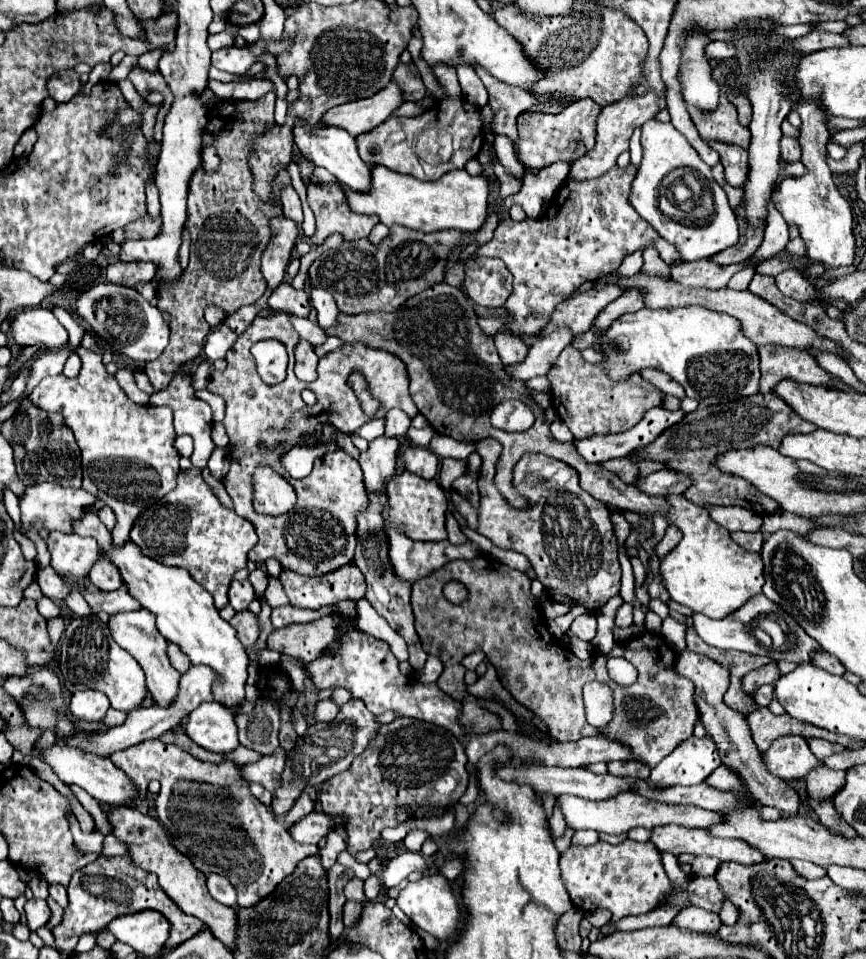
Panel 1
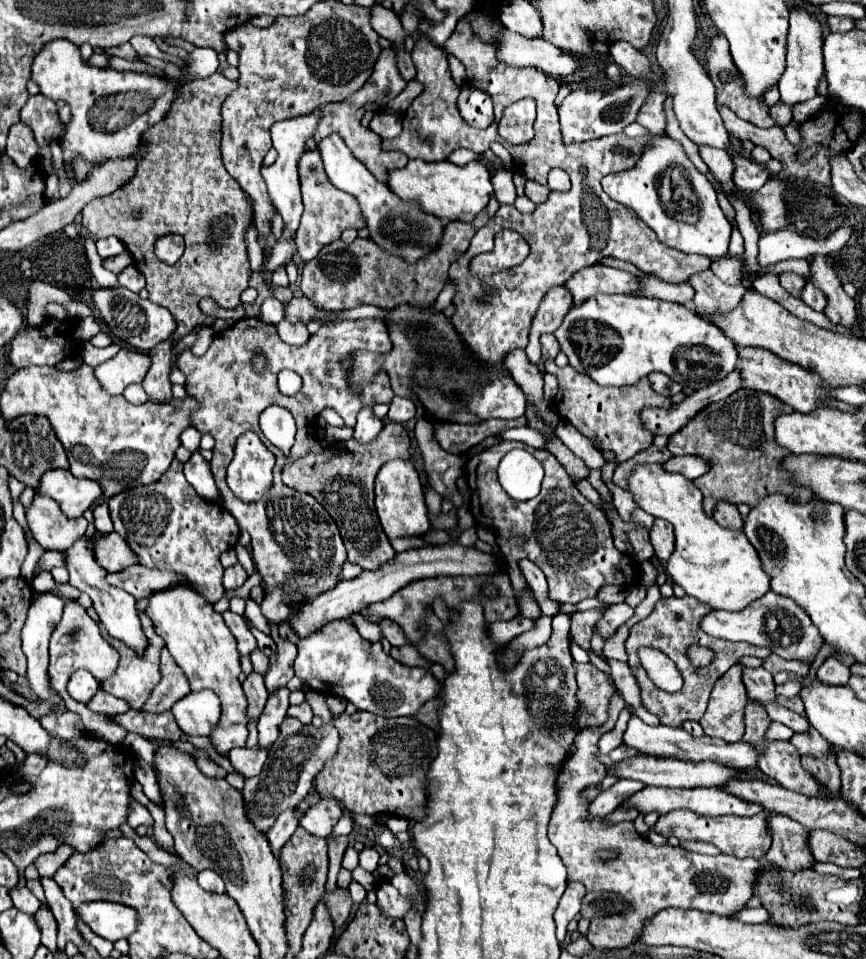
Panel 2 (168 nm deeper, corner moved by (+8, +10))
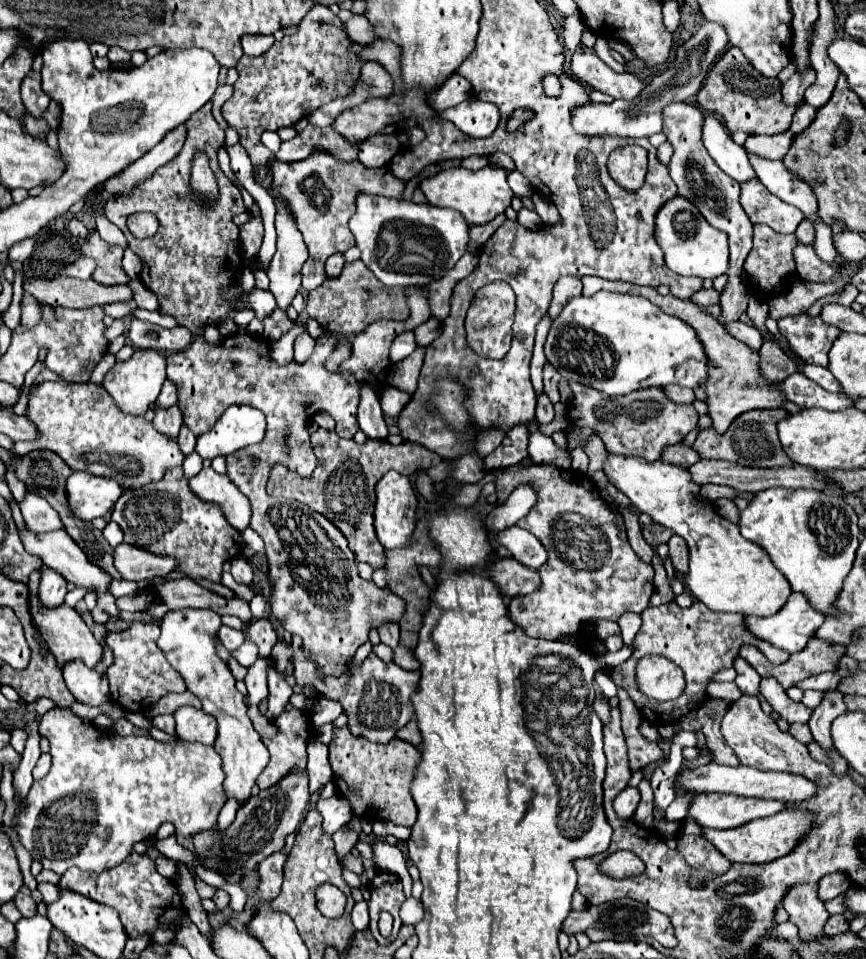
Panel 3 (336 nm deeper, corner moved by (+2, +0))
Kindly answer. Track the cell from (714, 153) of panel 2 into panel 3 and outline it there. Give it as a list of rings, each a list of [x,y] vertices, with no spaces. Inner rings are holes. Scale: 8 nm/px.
[[[787,130],[785,134],[777,134],[777,136],[748,136],[744,148],[750,154],[759,154],[769,160],[781,160],[787,154],[791,142],[793,142],[793,132]]]

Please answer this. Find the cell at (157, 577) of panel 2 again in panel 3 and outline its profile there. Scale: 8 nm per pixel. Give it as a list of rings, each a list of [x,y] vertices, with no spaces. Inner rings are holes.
[[[189,578],[155,584],[153,588],[159,590],[161,602],[167,604],[171,610],[177,610],[177,608],[209,608],[209,610],[217,612],[219,616],[231,614],[231,616],[241,618],[243,622],[253,620],[253,614],[249,610],[249,602],[245,602],[237,596],[227,600],[227,598],[215,594],[215,592],[201,588],[199,584],[195,584]]]

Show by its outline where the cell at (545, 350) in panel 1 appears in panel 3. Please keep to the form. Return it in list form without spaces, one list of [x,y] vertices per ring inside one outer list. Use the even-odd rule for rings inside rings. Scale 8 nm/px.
[[[565,276],[561,280],[557,280],[557,284],[553,286],[553,300],[549,306],[549,314],[551,318],[557,318],[557,314],[563,310],[565,302],[573,296],[581,294],[581,280],[573,278],[573,276]]]

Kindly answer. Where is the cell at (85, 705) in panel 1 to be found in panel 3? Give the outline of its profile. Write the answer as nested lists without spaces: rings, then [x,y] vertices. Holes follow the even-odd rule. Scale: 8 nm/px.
[[[73,660],[73,664],[65,664],[63,678],[75,700],[85,702],[89,706],[101,706],[111,702],[109,700],[109,684],[105,676],[99,672],[85,668],[81,660]]]

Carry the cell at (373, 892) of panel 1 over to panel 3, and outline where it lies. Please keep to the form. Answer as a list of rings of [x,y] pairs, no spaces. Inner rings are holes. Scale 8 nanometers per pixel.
[[[357,902],[351,910],[351,922],[355,930],[365,930],[369,926],[369,914],[367,914],[367,902]]]

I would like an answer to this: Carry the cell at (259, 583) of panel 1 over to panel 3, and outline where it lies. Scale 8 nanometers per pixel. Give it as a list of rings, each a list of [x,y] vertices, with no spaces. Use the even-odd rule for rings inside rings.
[[[257,660],[247,676],[245,676],[245,686],[247,686],[247,702],[249,704],[259,704],[263,698],[267,698],[267,660]]]

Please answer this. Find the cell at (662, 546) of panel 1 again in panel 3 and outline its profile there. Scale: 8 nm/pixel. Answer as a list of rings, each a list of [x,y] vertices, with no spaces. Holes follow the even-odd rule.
[[[673,536],[671,540],[669,540],[669,556],[671,556],[671,560],[673,560],[673,566],[675,566],[675,570],[681,574],[681,576],[685,576],[685,572],[689,572],[689,552],[687,552],[689,548],[687,548],[687,544],[685,544],[685,540],[681,538],[681,536]]]

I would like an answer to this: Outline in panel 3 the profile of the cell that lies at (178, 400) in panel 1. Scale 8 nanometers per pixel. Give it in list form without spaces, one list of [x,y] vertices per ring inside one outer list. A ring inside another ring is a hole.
[[[205,466],[195,478],[189,480],[189,486],[199,498],[217,502],[233,528],[243,532],[249,526],[251,504],[227,476],[221,476],[211,466]]]

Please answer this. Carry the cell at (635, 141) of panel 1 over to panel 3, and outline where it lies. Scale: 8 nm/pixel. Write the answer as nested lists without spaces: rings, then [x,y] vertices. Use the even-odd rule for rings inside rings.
[[[705,112],[703,144],[705,144],[707,152],[711,154],[711,158],[717,162],[717,166],[721,166],[723,172],[729,174],[735,182],[743,184],[743,182],[757,178],[743,146],[735,144],[731,134],[723,128],[723,124],[709,112]]]

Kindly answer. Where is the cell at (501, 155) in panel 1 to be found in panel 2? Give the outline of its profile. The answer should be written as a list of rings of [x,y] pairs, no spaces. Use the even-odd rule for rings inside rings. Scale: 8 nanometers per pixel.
[[[503,162],[495,164],[493,172],[493,188],[499,204],[513,204],[515,202],[515,184],[513,184],[513,170],[509,170]]]

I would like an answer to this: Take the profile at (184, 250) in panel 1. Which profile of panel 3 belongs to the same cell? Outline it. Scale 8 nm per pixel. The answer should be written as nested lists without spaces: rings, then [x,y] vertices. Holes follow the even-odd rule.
[[[89,232],[89,238],[79,244],[81,254],[85,248],[83,256],[89,256],[97,262],[97,268],[93,270],[91,278],[99,284],[105,286],[115,286],[115,284],[129,284],[129,276],[121,268],[121,258],[123,258],[123,248],[121,246],[107,246],[97,232]]]

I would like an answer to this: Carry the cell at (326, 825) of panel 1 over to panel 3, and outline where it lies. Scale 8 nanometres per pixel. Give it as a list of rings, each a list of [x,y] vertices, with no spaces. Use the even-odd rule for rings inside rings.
[[[331,796],[327,800],[319,800],[317,810],[323,816],[323,830],[327,834],[335,834],[353,816],[349,802],[345,802],[343,796]]]

